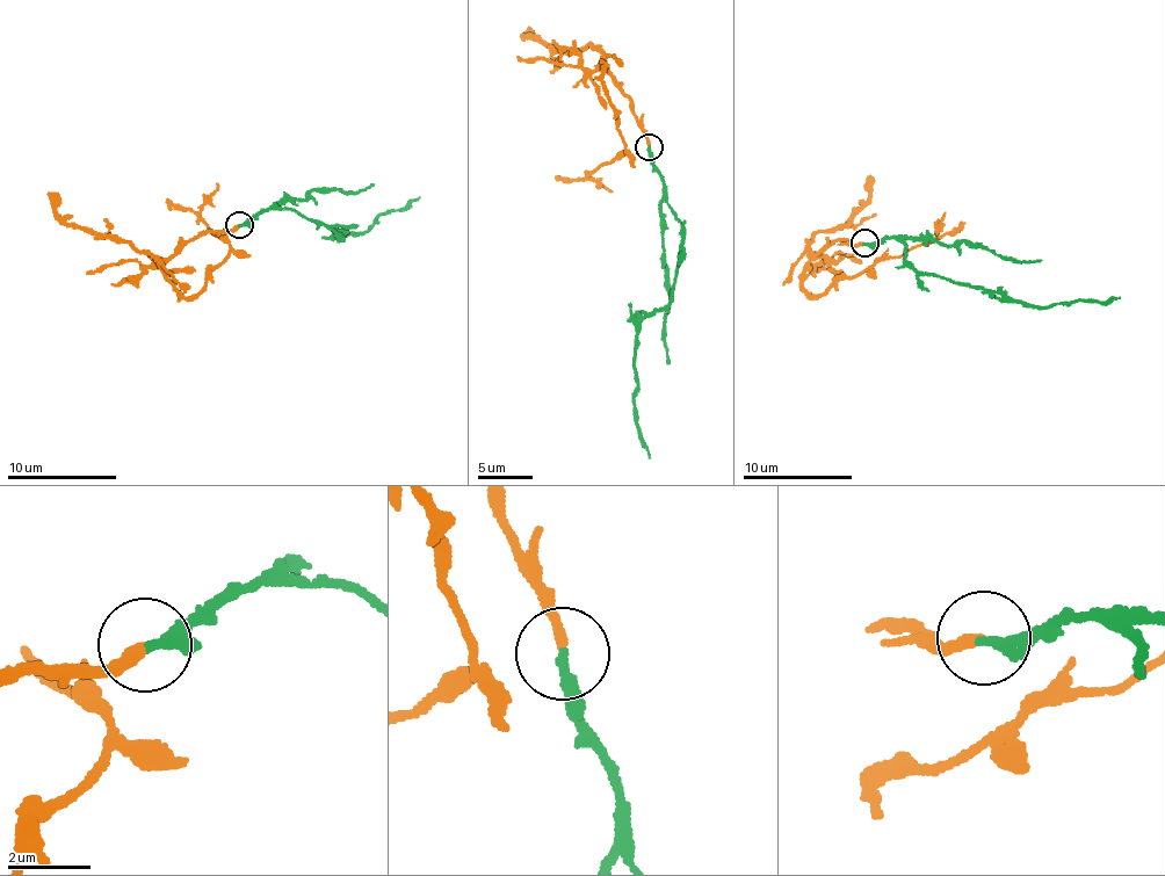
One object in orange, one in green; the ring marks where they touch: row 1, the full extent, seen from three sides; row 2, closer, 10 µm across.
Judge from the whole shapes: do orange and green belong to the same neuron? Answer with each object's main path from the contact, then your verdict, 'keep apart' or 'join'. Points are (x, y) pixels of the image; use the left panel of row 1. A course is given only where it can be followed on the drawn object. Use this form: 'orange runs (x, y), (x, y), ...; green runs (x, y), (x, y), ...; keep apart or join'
orange runs (239, 225), (202, 233), (164, 268), (188, 297), (201, 292), (230, 252), (195, 211), (167, 198); green runs (239, 225), (267, 210), (288, 208), (326, 226), (354, 225), (341, 232), (359, 233), (419, 196); join

